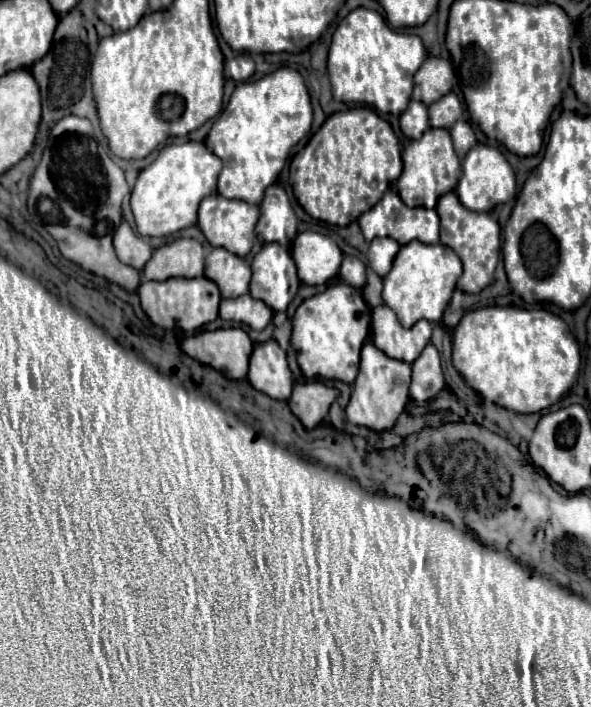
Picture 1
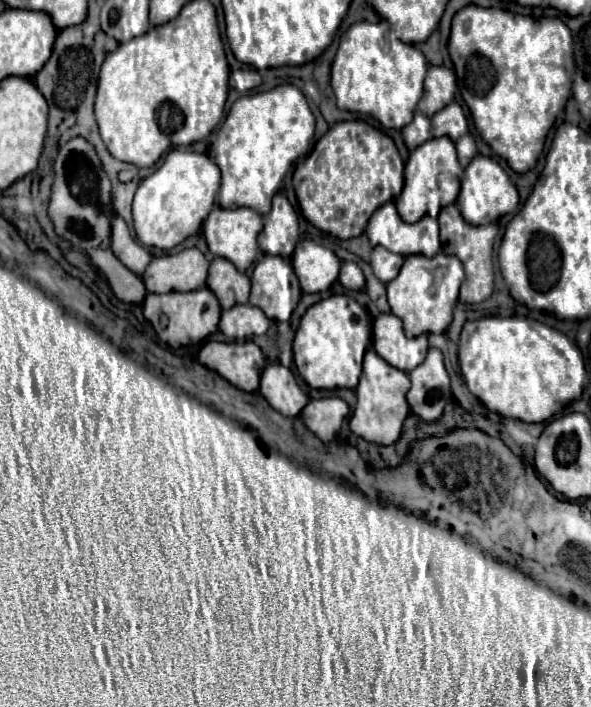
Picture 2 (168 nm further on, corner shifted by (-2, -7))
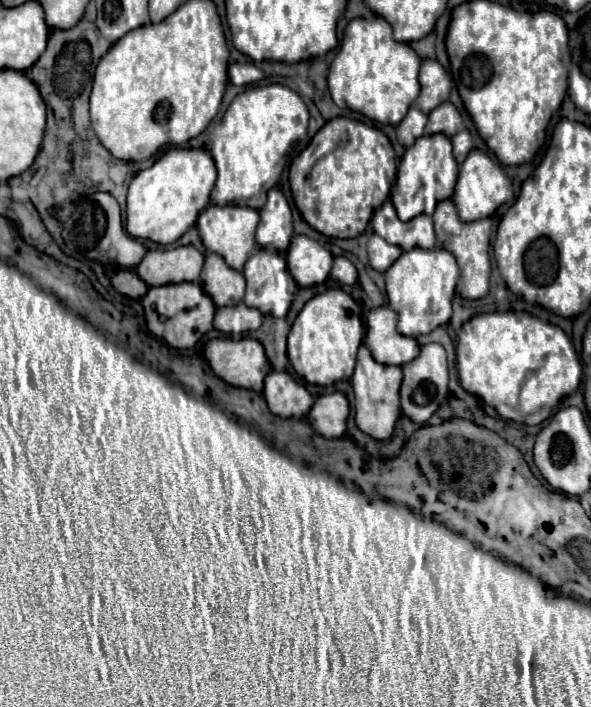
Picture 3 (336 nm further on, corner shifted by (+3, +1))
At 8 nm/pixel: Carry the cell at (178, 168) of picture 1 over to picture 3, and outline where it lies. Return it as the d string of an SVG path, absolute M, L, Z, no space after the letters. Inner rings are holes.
M168 150L150 168L138 172L128 188L126 230L134 238L158 244L176 242L188 228L196 224L198 214L210 202L210 190L216 182L216 166L206 150Z

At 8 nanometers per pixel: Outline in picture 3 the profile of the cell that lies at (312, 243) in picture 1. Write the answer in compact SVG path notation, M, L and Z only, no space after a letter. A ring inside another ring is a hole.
M294 236L288 248L288 270L298 286L322 284L332 268L332 254L308 236Z

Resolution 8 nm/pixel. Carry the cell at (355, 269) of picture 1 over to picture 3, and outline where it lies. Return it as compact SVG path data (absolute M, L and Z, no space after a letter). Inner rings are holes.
M338 256L338 258L334 258L334 266L332 266L332 272L330 272L330 278L338 280L344 286L354 286L356 280L358 280L358 274L356 274L354 264L348 258Z

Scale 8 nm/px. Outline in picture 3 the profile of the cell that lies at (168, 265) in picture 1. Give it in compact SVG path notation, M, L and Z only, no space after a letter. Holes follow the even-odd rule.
M178 246L172 250L150 250L138 264L136 272L148 286L196 282L204 256L194 246Z

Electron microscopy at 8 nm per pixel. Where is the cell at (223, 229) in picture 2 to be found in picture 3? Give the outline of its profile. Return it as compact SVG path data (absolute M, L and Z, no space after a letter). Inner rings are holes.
M210 204L204 212L200 212L196 228L200 232L200 240L206 246L206 250L220 254L230 268L242 270L248 256L256 248L254 232L258 224L258 212L254 208L242 208L242 206L216 206Z

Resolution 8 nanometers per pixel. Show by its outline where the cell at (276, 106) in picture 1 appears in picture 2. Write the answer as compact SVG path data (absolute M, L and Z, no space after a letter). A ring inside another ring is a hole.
M293 84L275 86L269 92L241 96L229 110L209 150L221 170L221 208L253 208L267 214L271 198L281 188L291 164L309 150L315 132L315 118L303 92Z

